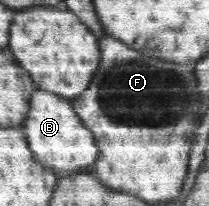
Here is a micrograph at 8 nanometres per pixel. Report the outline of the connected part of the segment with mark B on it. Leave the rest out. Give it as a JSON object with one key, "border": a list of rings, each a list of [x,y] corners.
{"border":[[[35,90],[31,94],[28,118],[24,122],[24,134],[27,136],[28,149],[34,153],[36,162],[50,166],[50,170],[58,174],[59,178],[91,172],[92,164],[100,153],[92,130],[76,115],[71,101],[52,92]]]}

